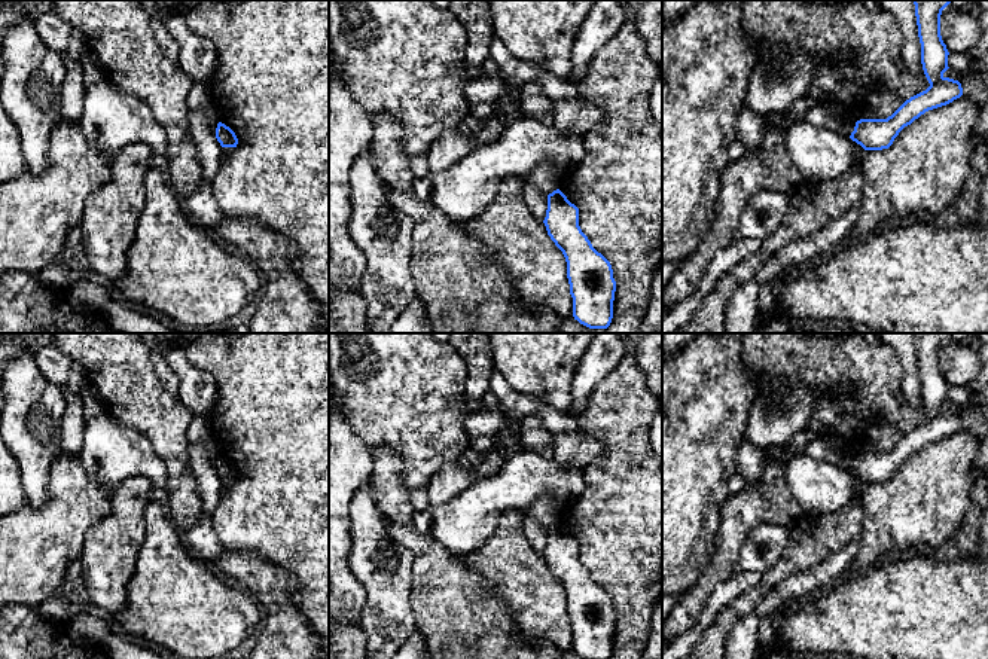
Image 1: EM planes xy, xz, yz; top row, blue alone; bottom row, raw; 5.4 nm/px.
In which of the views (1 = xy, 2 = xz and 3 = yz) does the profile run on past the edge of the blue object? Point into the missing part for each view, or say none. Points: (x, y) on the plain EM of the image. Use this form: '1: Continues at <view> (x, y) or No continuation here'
1: No continuation here
2: No continuation here
3: No continuation here

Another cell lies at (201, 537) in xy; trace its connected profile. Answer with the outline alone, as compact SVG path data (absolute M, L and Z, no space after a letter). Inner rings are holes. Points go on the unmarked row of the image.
M211 437L190 443L189 464L202 500L204 512L201 519L185 531L189 546L199 555L199 558L207 559L210 565L223 550L223 544L213 528L213 512L223 494L223 480L217 475L216 466L211 461L214 452L216 445Z

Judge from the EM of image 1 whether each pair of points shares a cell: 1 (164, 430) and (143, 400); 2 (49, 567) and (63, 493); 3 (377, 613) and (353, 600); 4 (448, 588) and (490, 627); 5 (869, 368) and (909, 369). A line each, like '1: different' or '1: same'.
1: same
2: same
3: different
4: same
5: different

